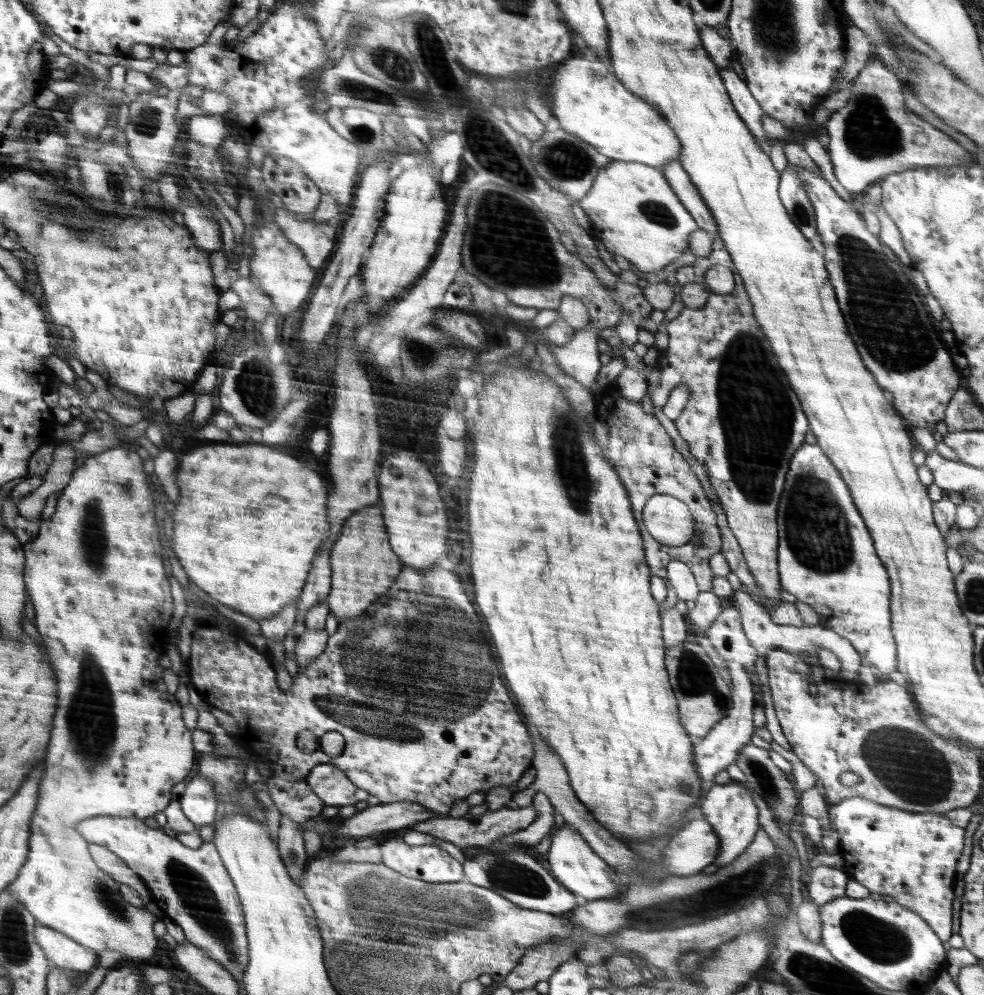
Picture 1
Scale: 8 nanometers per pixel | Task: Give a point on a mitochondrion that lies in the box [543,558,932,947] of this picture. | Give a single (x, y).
(727, 893)

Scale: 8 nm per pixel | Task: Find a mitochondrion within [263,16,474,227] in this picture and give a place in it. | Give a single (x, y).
(431, 47)

